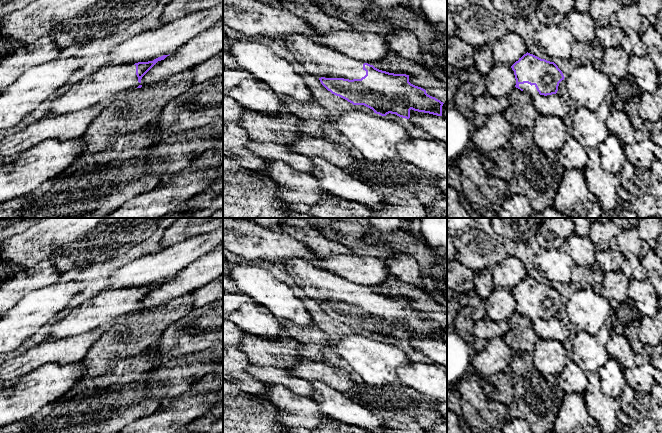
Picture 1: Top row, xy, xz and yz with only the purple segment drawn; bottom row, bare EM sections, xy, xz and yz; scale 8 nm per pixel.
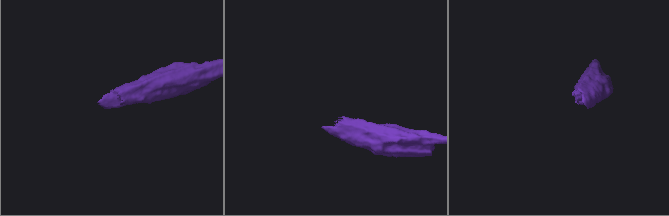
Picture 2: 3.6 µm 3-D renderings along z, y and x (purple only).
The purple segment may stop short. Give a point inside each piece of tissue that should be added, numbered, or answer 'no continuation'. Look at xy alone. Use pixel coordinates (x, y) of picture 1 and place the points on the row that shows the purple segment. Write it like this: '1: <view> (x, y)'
1: xy (101, 87)

